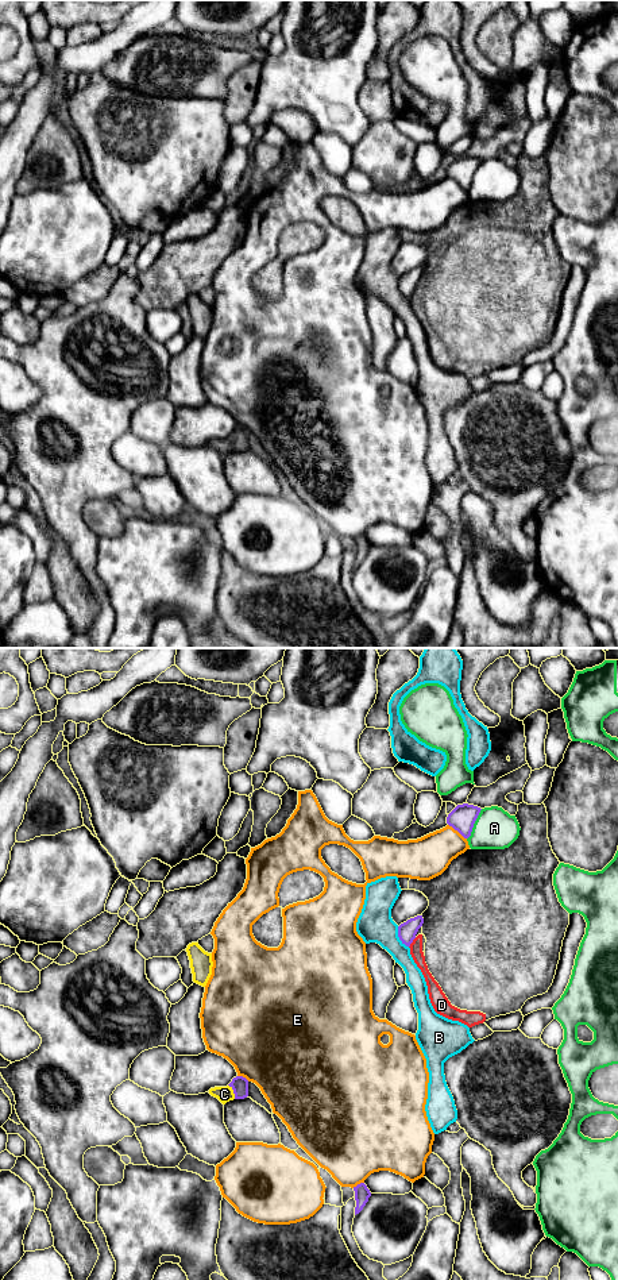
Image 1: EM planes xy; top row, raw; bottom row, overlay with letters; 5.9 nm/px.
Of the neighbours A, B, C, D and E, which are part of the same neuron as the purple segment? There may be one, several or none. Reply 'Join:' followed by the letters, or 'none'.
Join: C

